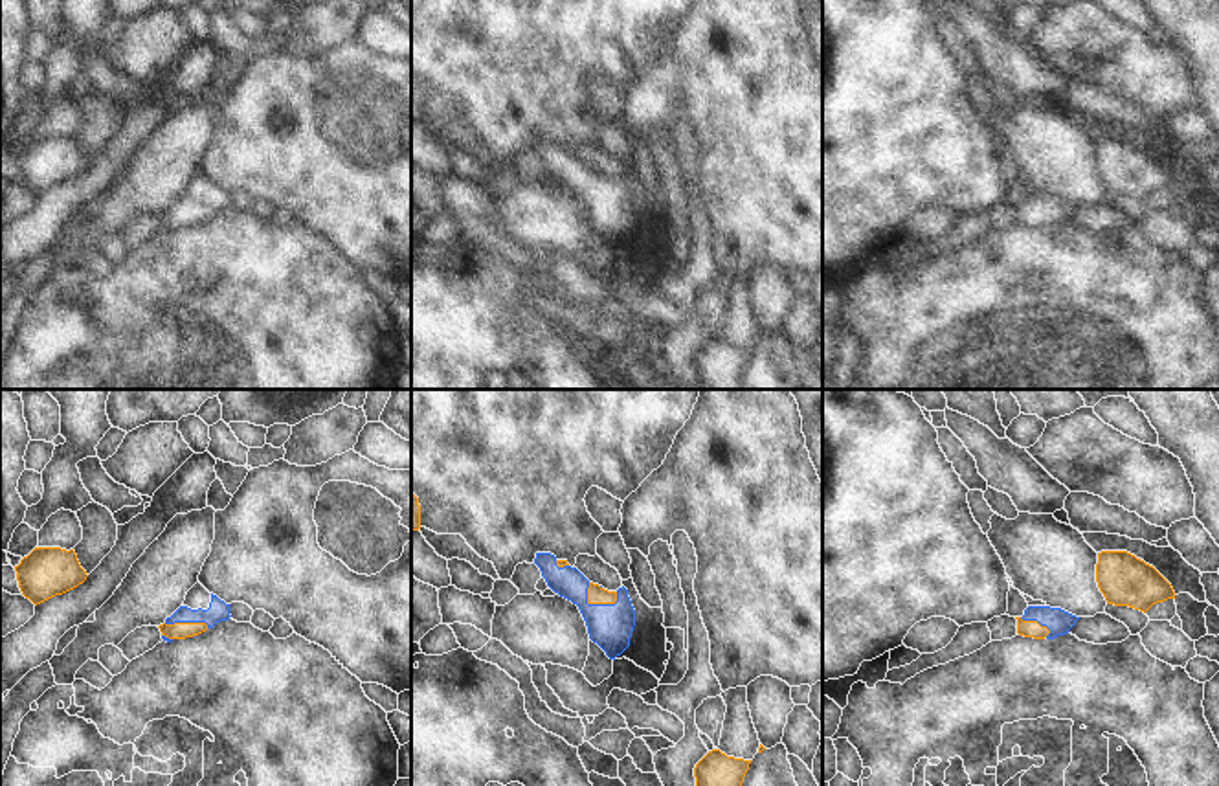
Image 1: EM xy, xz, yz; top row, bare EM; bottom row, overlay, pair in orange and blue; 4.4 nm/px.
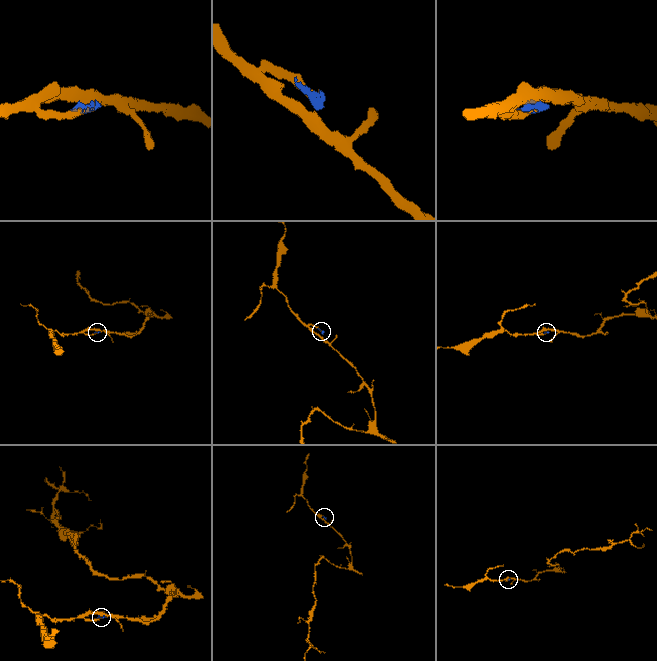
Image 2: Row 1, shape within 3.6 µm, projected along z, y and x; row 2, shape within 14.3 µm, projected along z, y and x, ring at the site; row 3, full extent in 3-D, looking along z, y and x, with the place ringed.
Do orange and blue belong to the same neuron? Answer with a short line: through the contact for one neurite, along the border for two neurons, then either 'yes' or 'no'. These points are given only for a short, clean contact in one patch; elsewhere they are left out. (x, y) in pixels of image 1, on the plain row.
line xz (595, 182), (593, 191), (610, 208), (610, 215); yes

